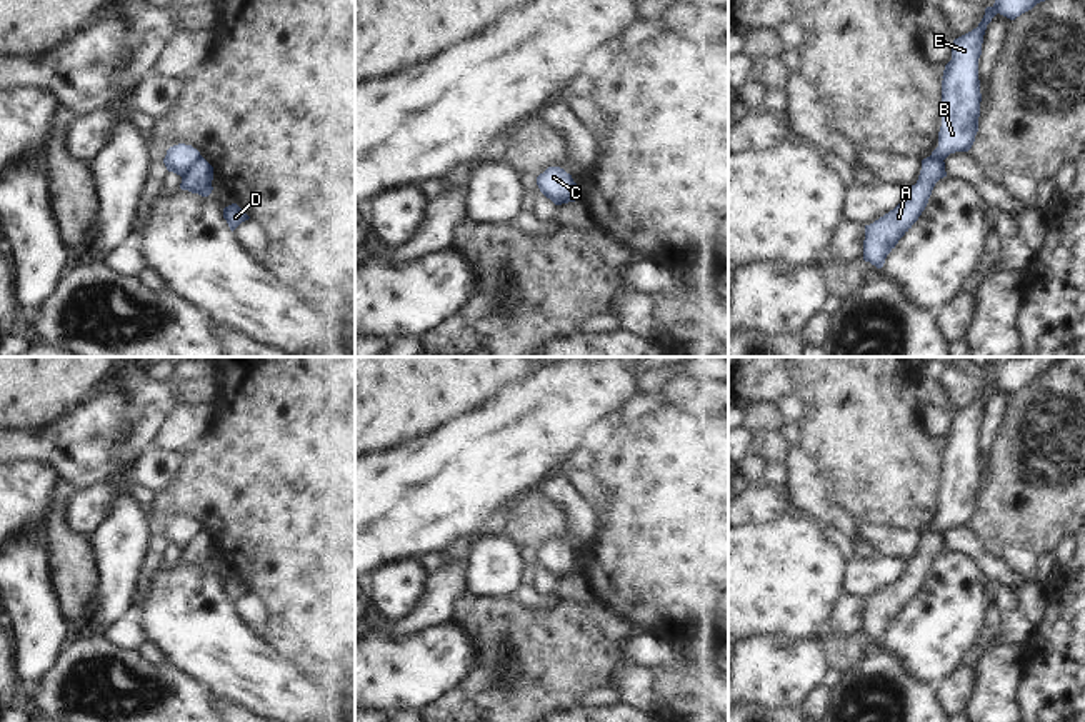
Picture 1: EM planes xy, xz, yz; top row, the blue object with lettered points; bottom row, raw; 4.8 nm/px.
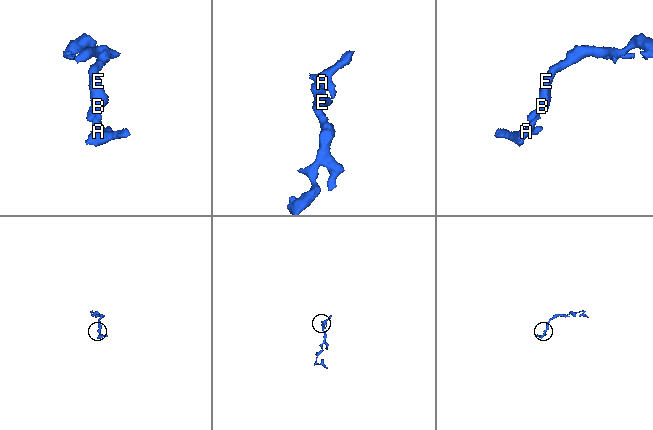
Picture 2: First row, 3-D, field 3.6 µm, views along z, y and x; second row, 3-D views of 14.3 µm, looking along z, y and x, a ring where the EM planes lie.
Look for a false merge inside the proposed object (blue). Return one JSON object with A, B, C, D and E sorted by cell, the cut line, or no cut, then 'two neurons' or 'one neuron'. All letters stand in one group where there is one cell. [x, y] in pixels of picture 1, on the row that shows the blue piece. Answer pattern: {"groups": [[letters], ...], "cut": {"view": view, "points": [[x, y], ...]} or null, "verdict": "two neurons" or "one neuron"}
{"groups": [["A", "D"], ["B", "C", "E"]], "cut": {"view": "xy", "points": [[200, 155], [182, 177]]}, "verdict": "two neurons"}

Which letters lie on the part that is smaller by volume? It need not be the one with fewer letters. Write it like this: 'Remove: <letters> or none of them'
Remove: A, D

